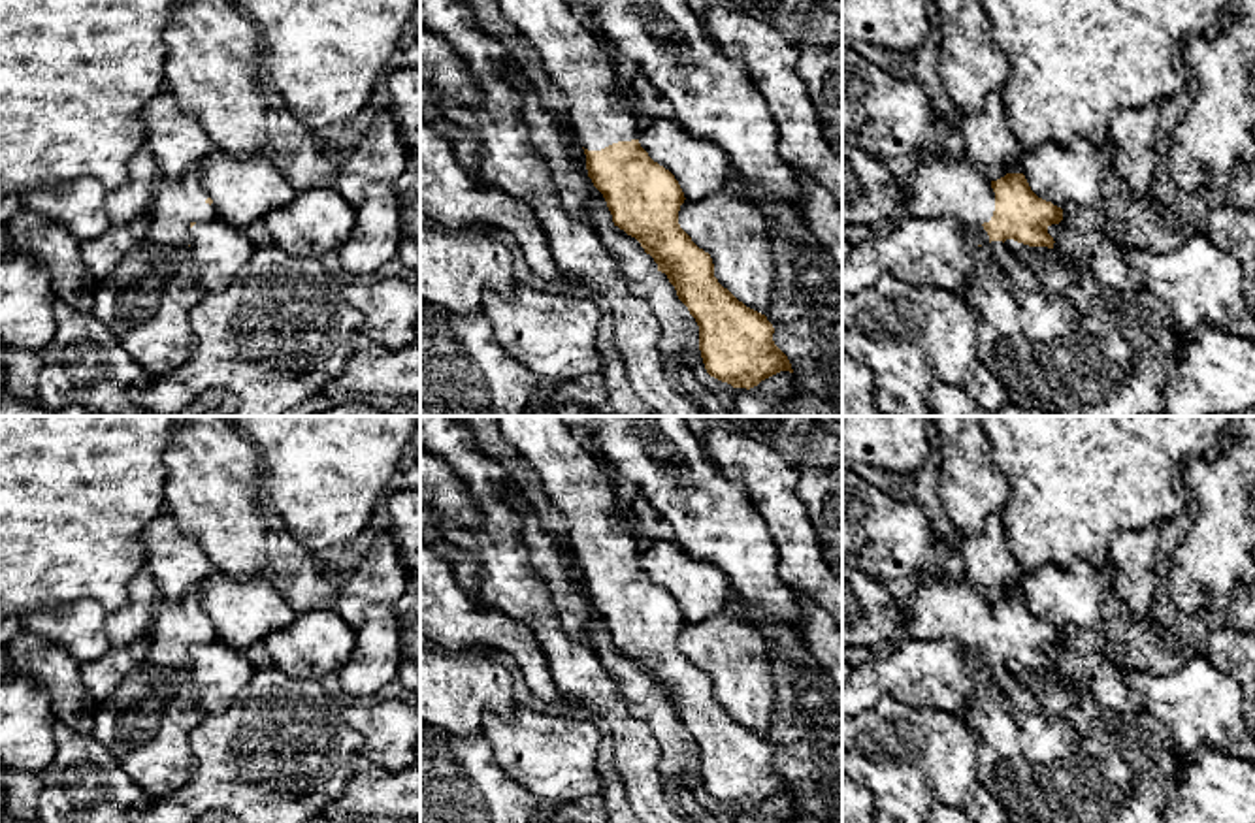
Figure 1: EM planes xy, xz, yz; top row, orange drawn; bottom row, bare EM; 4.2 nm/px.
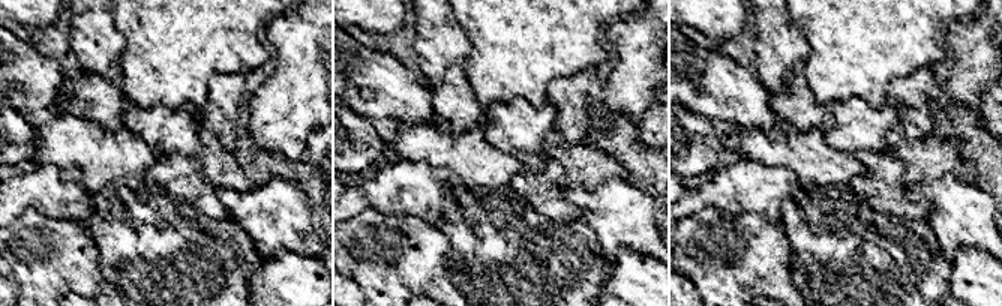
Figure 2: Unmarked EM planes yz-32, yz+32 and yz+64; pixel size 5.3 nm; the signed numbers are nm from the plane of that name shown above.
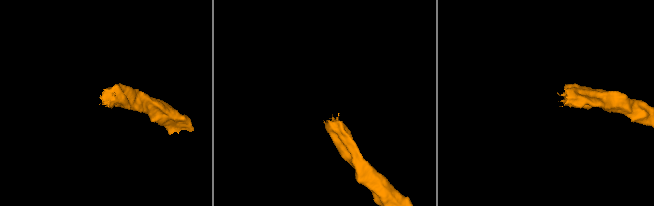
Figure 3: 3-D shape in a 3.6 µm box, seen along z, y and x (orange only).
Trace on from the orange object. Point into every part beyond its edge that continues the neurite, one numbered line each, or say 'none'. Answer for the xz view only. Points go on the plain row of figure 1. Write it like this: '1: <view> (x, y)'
1: xz (581, 486)

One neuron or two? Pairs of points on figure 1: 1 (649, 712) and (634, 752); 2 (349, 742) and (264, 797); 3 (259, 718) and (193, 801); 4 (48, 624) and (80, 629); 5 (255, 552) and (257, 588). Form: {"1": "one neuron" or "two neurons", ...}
{"1": "two neurons", "2": "one neuron", "3": "one neuron", "4": "one neuron", "5": "two neurons"}

